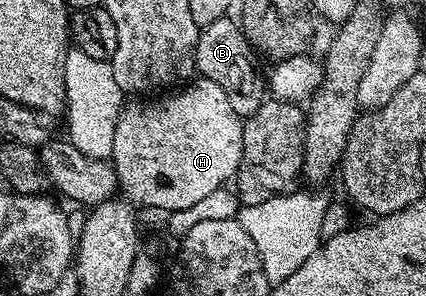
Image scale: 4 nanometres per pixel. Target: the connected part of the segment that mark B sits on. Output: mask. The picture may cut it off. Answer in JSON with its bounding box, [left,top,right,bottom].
[195,17,265,117]

